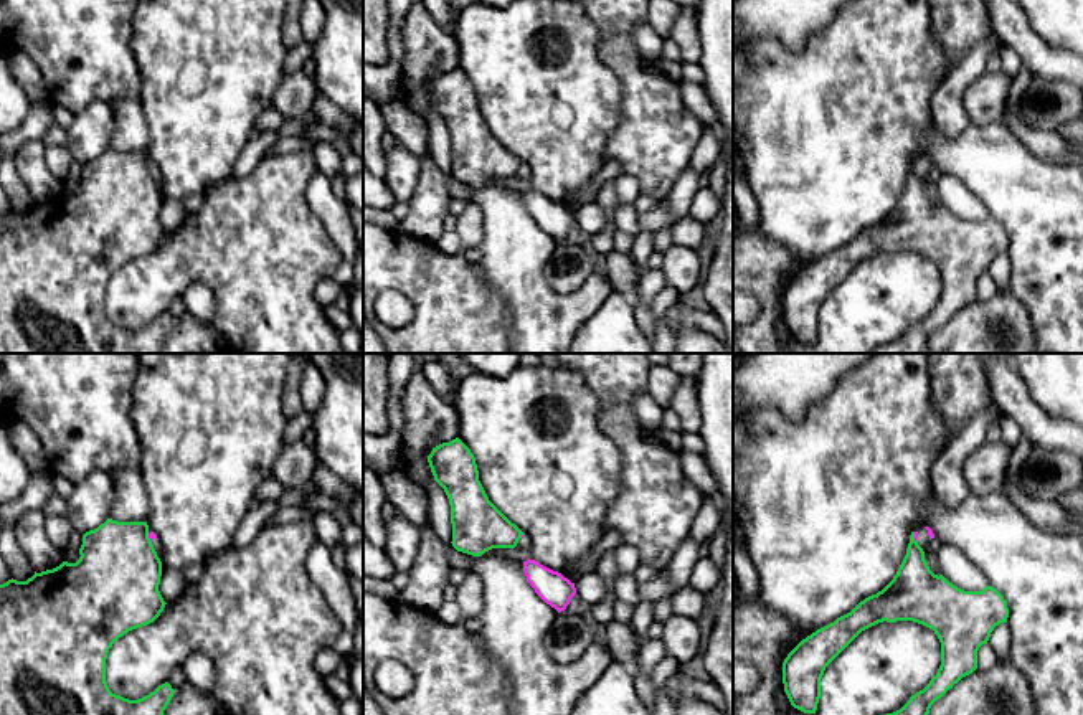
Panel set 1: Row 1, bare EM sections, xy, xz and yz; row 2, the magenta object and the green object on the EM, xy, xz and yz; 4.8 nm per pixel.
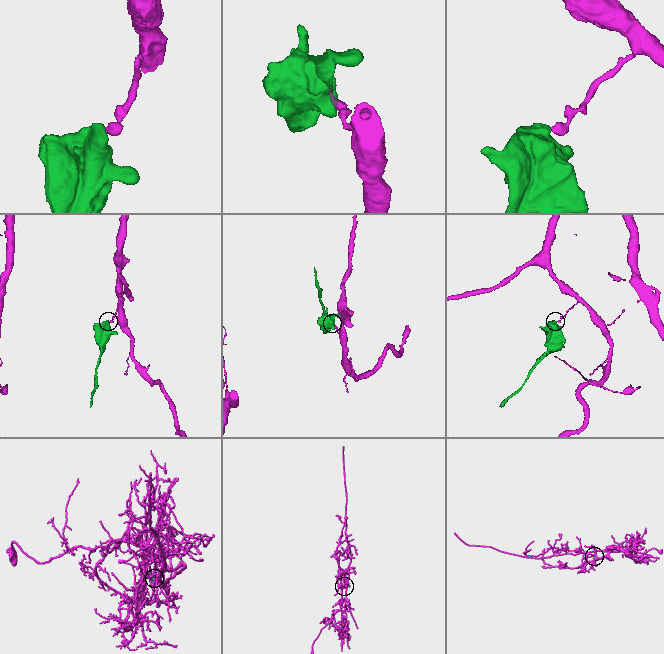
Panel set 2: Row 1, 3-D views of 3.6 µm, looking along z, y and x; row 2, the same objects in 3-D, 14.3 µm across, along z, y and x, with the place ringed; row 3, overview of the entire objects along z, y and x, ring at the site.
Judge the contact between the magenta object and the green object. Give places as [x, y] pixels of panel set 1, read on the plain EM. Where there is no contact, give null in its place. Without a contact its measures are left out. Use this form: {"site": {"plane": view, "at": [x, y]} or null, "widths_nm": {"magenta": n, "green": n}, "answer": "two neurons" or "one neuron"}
{"site": {"plane": "yz", "at": [915, 167]}, "widths_nm": {"magenta": 20, "green": 240}, "answer": "two neurons"}

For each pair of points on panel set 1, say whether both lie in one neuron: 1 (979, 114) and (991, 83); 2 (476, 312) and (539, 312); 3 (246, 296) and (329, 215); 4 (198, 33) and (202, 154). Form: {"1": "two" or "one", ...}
{"1": "one", "2": "two", "3": "two", "4": "one"}

